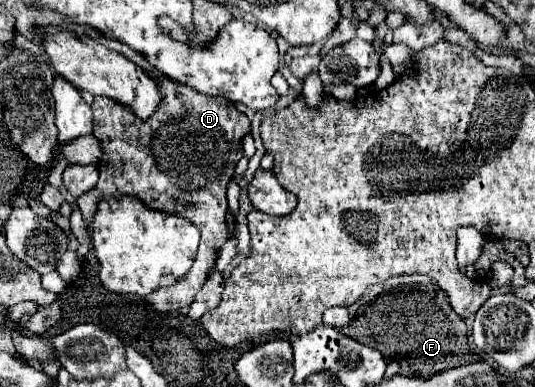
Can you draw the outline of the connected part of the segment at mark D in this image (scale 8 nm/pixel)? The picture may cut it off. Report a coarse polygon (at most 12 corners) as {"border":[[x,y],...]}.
{"border":[[168,79],[148,121],[92,103],[104,157],[78,197],[134,195],[196,223],[196,261],[144,297],[190,307],[228,241],[250,119]]}

